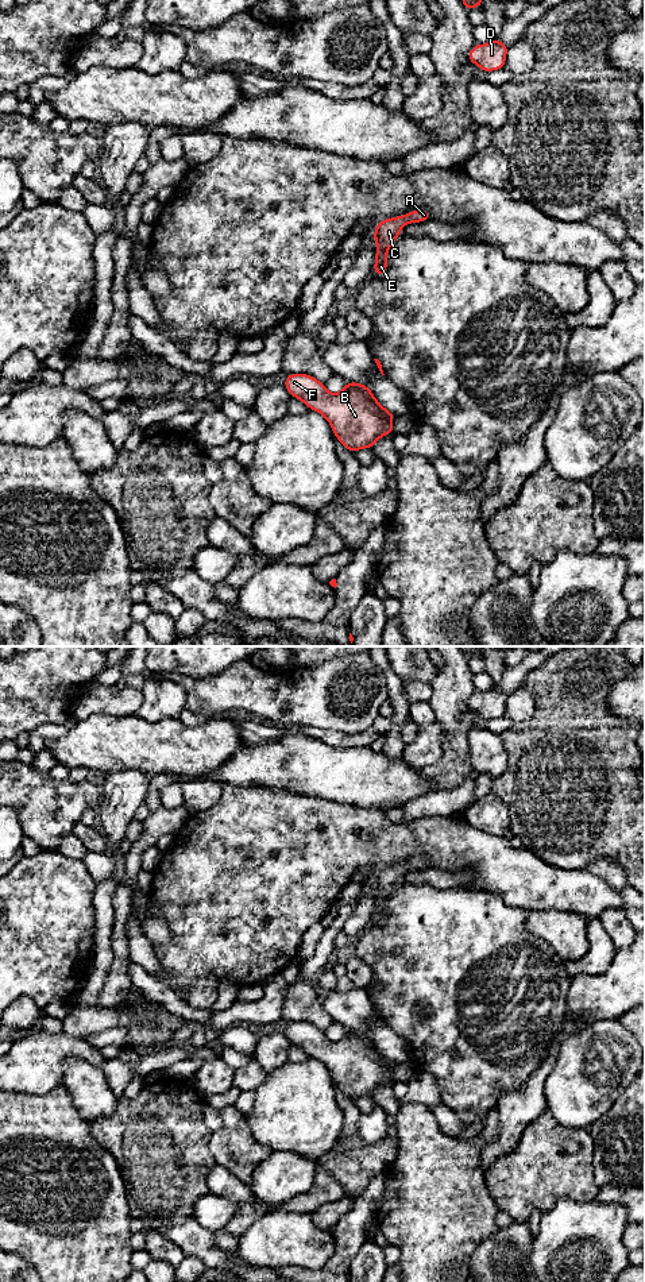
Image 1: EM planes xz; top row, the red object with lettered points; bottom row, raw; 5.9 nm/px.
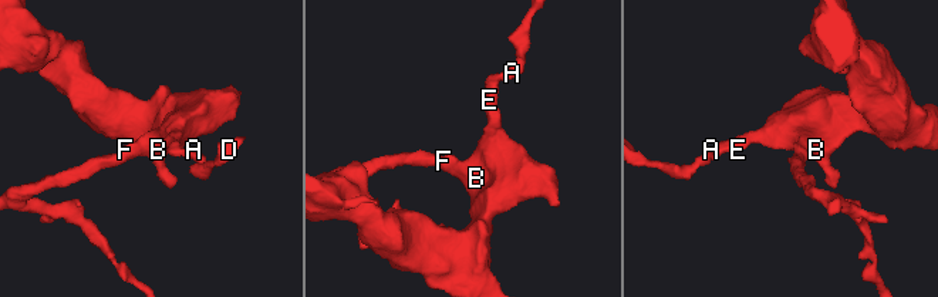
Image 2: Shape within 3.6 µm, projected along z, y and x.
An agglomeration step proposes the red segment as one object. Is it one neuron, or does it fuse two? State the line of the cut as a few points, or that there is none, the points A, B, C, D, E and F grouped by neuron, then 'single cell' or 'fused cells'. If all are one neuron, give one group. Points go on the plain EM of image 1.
no cut | A B C D E F | single cell

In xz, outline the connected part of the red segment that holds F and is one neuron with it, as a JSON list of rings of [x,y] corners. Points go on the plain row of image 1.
[[[287,1022],[283,1034],[290,1044],[322,1062],[337,1089],[352,1101],[372,1097],[382,1084],[394,1082],[394,1061],[386,1058],[362,1031],[347,1030],[340,1040],[331,1042],[324,1031],[308,1022]]]

